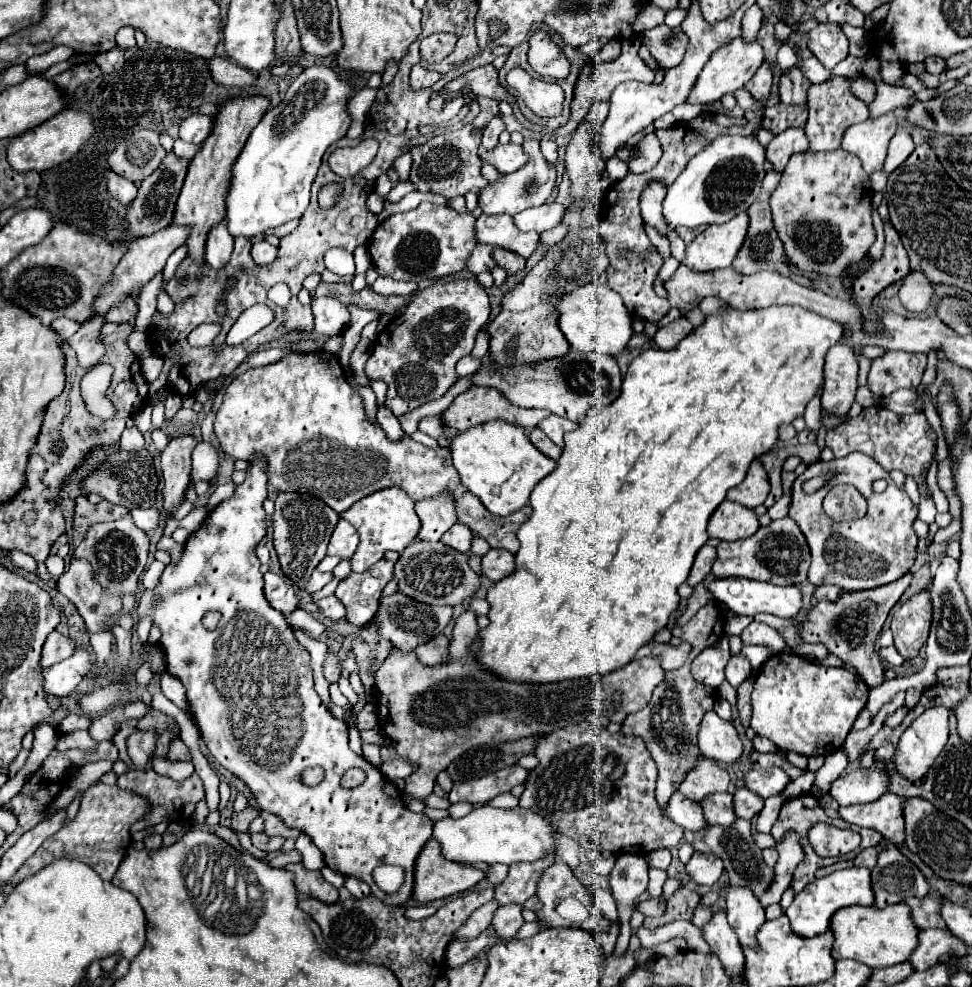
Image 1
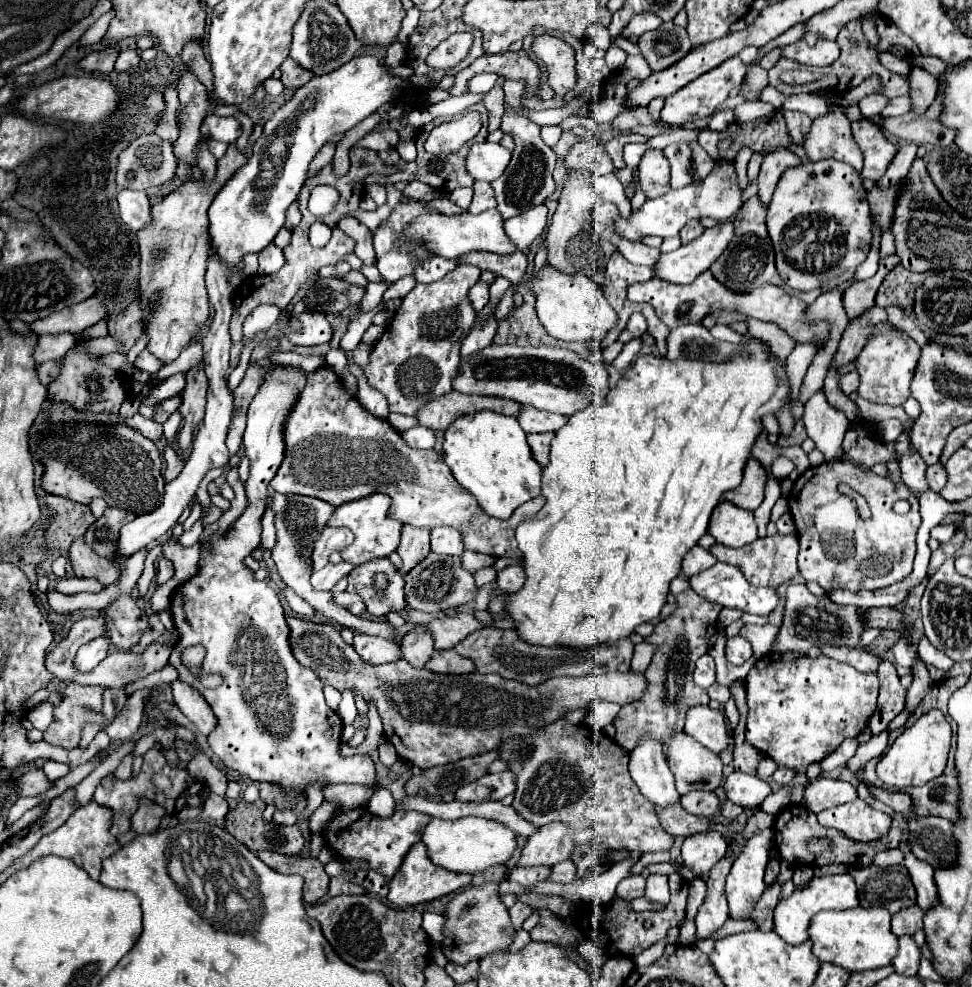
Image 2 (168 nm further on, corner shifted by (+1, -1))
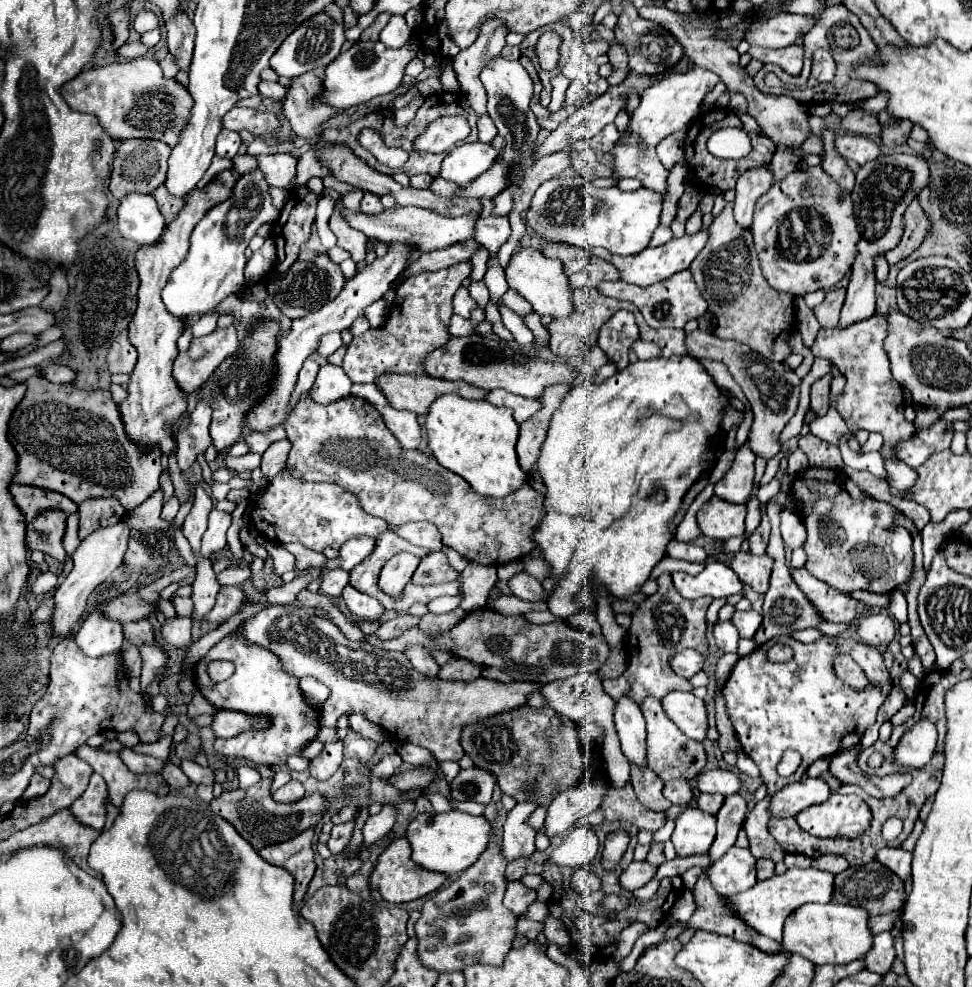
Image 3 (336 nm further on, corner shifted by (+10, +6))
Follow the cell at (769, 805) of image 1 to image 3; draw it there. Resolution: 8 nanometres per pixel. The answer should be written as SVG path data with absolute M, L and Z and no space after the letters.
M732 847L712 869L708 877L720 895L730 897L756 885L756 859L748 849Z

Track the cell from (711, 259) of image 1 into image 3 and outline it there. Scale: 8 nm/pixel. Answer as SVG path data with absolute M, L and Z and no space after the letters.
M704 227L704 229L700 229L700 231L694 233L694 235L684 235L684 237L680 237L680 239L670 239L668 243L664 243L664 245L660 245L660 247L646 247L644 251L640 251L640 253L636 253L636 255L628 255L628 257L614 255L614 253L610 253L610 251L604 249L604 247L596 247L592 253L594 253L596 257L602 257L602 259L606 259L608 263L616 265L616 267L620 269L622 281L628 281L628 283L646 287L646 285L654 285L654 283L658 283L658 281L664 281L664 279L672 277L672 275L678 273L678 271L688 269L690 263L696 259L696 255L698 255L698 253L702 251L702 247L706 245L706 241L708 241L708 229Z

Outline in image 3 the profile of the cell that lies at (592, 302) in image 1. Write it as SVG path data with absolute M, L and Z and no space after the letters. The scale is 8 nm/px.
M526 247L526 249L518 249L512 255L504 273L506 273L506 281L508 281L510 289L516 289L534 307L534 311L538 315L542 315L542 317L548 315L548 317L560 319L560 317L570 317L574 313L570 279L562 269L560 259L544 257L538 249Z

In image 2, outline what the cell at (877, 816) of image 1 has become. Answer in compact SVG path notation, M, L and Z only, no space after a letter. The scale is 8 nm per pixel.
M853 800L837 808L825 810L817 816L817 822L825 828L835 828L855 842L873 842L885 836L891 828L891 816L875 810L863 800Z

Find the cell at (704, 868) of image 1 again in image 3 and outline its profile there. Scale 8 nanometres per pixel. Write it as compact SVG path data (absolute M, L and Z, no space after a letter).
M688 807L676 819L672 843L676 847L678 857L690 857L708 853L714 837L716 837L716 817L696 807Z

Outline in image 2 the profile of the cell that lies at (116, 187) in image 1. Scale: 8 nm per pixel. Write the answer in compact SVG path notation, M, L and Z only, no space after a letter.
M119 190L117 196L121 220L133 230L139 232L141 228L151 224L151 204L145 192L137 190Z

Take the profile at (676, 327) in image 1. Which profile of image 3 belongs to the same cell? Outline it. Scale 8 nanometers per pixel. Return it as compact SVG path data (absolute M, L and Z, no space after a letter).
M696 329L692 333L686 333L686 349L688 349L688 355L694 359L712 359L728 367L728 371L732 373L736 383L742 387L746 399L752 405L754 423L752 423L752 431L748 437L748 447L756 455L762 455L766 459L772 459L774 455L778 455L780 451L778 435L782 433L782 429L786 427L786 423L792 419L792 415L798 409L802 379L796 373L784 371L782 363L766 359L764 355L756 353L748 345L734 341L734 339L722 339L708 331Z

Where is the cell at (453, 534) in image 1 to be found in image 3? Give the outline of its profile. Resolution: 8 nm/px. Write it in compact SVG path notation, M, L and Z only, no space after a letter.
M426 521L400 525L400 527L396 527L396 533L400 537L404 537L406 541L410 541L412 545L418 545L418 547L428 549L428 551L442 551L442 547L444 547L436 525L426 523Z

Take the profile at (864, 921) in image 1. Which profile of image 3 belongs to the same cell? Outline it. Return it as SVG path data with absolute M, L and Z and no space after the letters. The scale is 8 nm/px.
M828 903L828 905L802 905L788 917L784 925L784 941L782 947L790 953L798 953L814 965L824 965L824 963L852 963L856 959L866 957L866 953L872 949L874 935L868 929L868 911L864 907L856 905L838 905L838 903Z

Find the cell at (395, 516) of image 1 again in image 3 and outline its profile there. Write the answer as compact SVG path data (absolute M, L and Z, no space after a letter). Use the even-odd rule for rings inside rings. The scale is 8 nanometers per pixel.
M284 473L276 475L264 497L256 501L254 511L252 511L252 525L258 527L258 533L266 535L272 541L280 543L290 543L298 541L304 547L322 553L322 549L332 547L340 549L348 539L352 537L372 537L378 539L388 525L380 521L378 517L368 515L358 497L340 485L334 483L304 483L300 479L292 479ZM320 519L326 519L328 525L320 525Z

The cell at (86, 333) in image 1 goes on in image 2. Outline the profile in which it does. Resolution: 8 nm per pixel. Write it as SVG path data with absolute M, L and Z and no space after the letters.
M55 334L55 336L39 336L33 358L35 362L47 362L47 360L59 360L63 358L69 348L75 346L73 334Z

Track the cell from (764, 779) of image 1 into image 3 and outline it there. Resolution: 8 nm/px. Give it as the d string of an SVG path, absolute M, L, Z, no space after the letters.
M714 769L714 771L704 771L700 777L696 777L694 785L702 793L720 793L728 797L742 789L742 779L728 769Z

